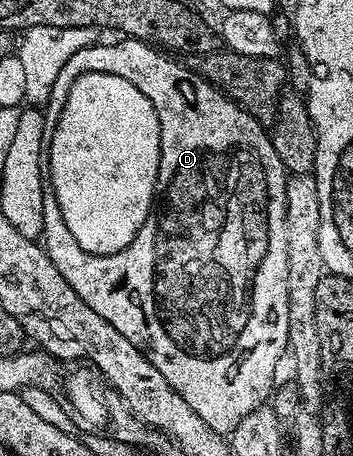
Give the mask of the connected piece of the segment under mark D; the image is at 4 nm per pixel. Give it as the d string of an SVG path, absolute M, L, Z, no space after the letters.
M141 39L118 40L120 43L111 43L108 47L94 45L77 50L65 65L61 65L61 73L57 73L57 81L53 81L53 89L49 93L49 101L42 108L44 125L47 129L54 128L66 103L67 94L75 79L87 73L116 74L131 82L148 98L156 111L157 121L160 125L160 161L159 172L156 177L155 196L153 204L153 218L149 223L151 235L146 230L141 230L133 237L133 241L124 251L112 255L97 256L81 249L69 233L65 219L55 200L54 189L50 186L43 188L43 216L44 231L41 235L41 246L48 255L49 261L69 281L73 293L93 309L99 317L109 321L117 332L127 337L129 341L150 361L157 371L165 377L165 381L179 394L193 409L197 416L201 417L209 429L218 433L230 433L246 415L251 415L259 407L264 406L272 398L273 388L276 386L275 370L279 362L285 359L288 350L287 334L289 333L289 265L285 253L285 233L283 232L283 201L286 187L286 176L281 161L276 157L268 132L256 123L255 118L245 113L232 99L222 95L211 83L206 83L194 70L182 67L178 58L164 53L158 46L145 43Z

